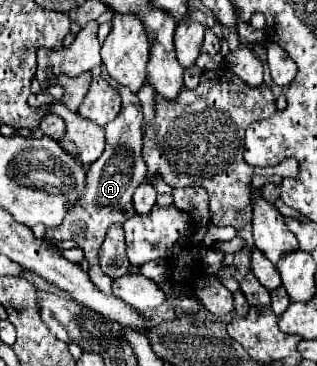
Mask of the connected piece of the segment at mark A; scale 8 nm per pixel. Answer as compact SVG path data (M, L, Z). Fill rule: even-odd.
M101 65L101 69L103 69L101 77L105 81L109 81L121 95L121 101L123 101L121 113L115 117L115 121L105 125L107 145L105 145L103 155L99 157L99 161L91 163L89 169L87 169L87 187L83 191L83 195L73 205L73 209L69 211L69 215L65 217L61 227L47 229L45 239L55 239L55 241L73 239L85 251L85 257L91 265L91 271L89 271L91 281L103 293L111 293L113 279L109 275L103 275L103 271L99 267L99 247L101 247L101 243L105 239L105 233L107 233L111 223L125 223L125 219L135 215L133 193L147 179L147 165L143 163L143 155L141 155L141 151L143 151L143 129L141 129L143 111L141 111L141 103L139 103L135 93L127 91L127 87L123 87L119 83L113 83L103 65Z

